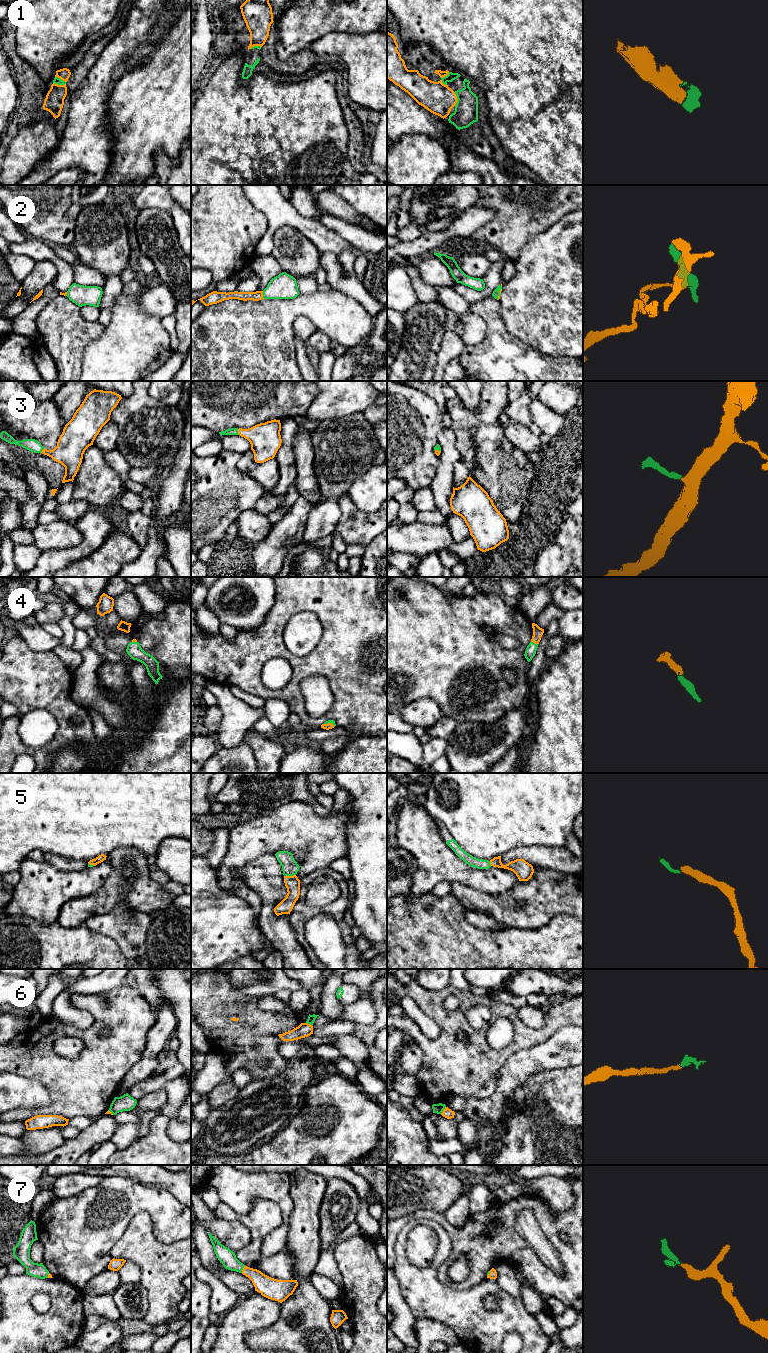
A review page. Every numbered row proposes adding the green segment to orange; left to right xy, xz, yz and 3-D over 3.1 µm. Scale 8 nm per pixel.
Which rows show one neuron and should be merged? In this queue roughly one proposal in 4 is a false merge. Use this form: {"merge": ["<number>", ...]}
{"merge": ["1", "2", "3", "4", "5", "7"]}

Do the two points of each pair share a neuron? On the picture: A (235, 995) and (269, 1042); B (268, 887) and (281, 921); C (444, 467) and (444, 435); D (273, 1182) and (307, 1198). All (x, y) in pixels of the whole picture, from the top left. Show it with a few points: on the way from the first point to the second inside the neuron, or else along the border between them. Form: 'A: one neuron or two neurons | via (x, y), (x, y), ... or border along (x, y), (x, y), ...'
A: one neuron | via (249, 1000), (252, 1003), (252, 1018), (255, 1028)
B: one neuron | via (268, 896), (268, 912), (272, 916)
C: one neuron | via (446, 459), (446, 443)
D: two neurons | border along (288, 1175), (288, 1193), (293, 1202), (292, 1212)

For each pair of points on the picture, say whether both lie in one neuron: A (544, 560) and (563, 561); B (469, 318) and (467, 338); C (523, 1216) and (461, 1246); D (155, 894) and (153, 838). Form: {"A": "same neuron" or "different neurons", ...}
{"A": "same neuron", "B": "same neuron", "C": "different neurons", "D": "different neurons"}

